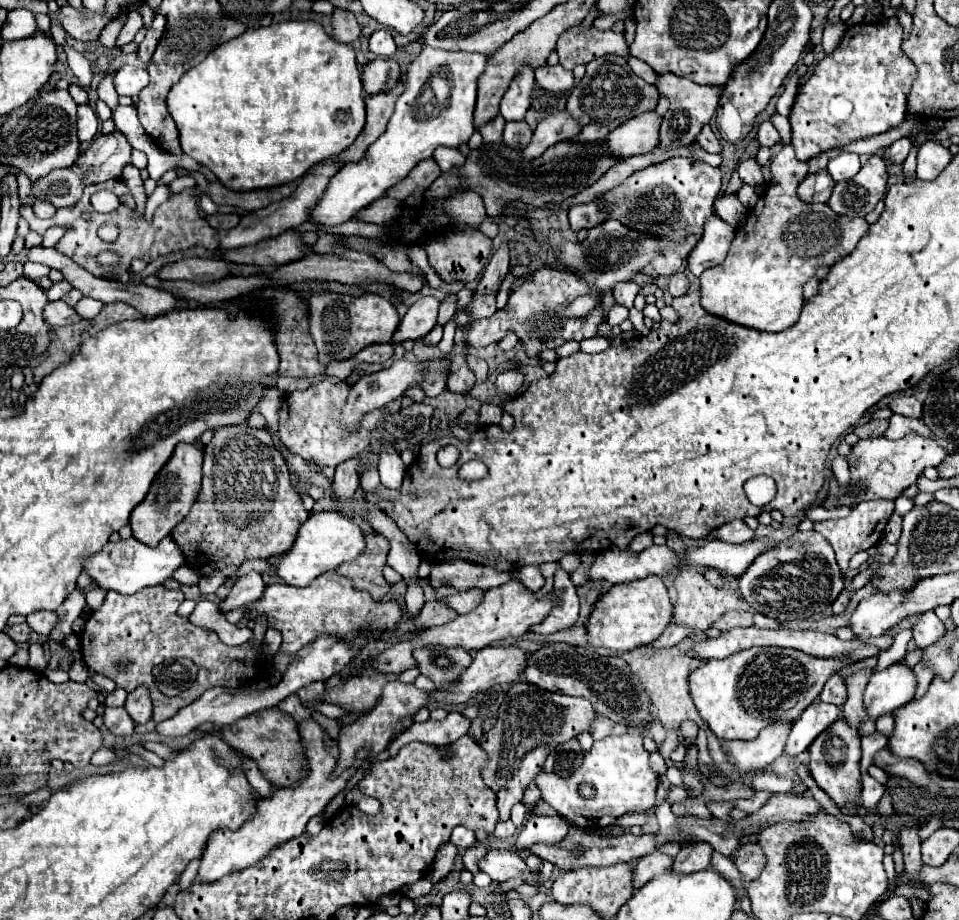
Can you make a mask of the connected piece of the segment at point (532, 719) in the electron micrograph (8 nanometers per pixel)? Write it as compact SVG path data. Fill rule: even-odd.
M518 681L510 687L498 709L498 721L494 729L490 729L480 741L482 749L488 753L488 763L482 769L482 779L496 793L500 821L510 819L512 805L522 801L526 785L534 781L550 749L560 741L568 741L580 735L584 729L590 729L594 719L596 713L584 697L548 693L524 681Z

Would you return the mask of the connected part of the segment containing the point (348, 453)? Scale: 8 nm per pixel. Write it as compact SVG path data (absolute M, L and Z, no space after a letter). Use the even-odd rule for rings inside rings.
M326 377L322 383L312 385L308 391L294 391L294 393L286 395L282 401L282 407L278 411L278 417L280 417L278 433L280 433L280 439L284 441L284 445L292 453L302 455L304 459L314 459L318 465L330 465L330 467L336 467L342 461L360 455L368 447L370 431L378 423L382 423L384 411L376 409L370 415L366 415L360 425L360 431L344 439L342 437L344 425L340 423L340 411L342 411L342 405L346 403L348 393L350 393L350 385L346 385L346 383L332 385L330 379Z

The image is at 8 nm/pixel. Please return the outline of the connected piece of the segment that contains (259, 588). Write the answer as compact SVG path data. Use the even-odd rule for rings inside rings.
M252 571L252 573L244 575L244 577L240 577L240 579L232 585L232 589L230 589L224 605L218 607L218 611L220 611L220 613L226 613L226 611L238 609L238 607L242 607L242 605L248 605L248 603L260 599L262 593L264 593L262 575L256 573L256 571Z

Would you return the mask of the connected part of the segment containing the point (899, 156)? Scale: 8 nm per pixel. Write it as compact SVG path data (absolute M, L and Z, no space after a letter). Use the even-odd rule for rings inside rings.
M898 139L898 141L894 141L890 145L890 161L902 165L906 161L910 149L912 149L912 141L910 139Z

